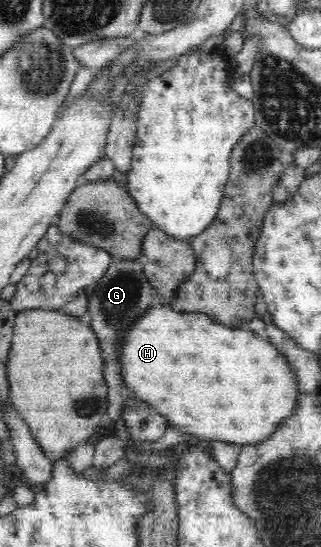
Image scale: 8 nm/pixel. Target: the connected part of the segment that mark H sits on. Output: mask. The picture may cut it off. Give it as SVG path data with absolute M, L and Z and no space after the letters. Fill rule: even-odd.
M169 304L153 305L149 308L149 312L145 316L137 318L135 324L130 324L123 332L123 342L119 346L119 360L121 374L125 386L133 392L134 396L149 403L155 411L165 417L169 425L177 426L177 428L187 428L185 432L191 432L191 435L199 439L208 441L221 441L224 443L235 443L239 445L253 444L264 441L276 431L276 428L293 414L293 409L297 404L297 397L301 394L298 389L295 373L290 368L285 355L281 355L275 346L267 340L261 338L259 334L253 334L253 331L243 330L239 328L227 328L221 323L213 321L209 316L197 312L197 314L185 314L185 312L175 312Z

